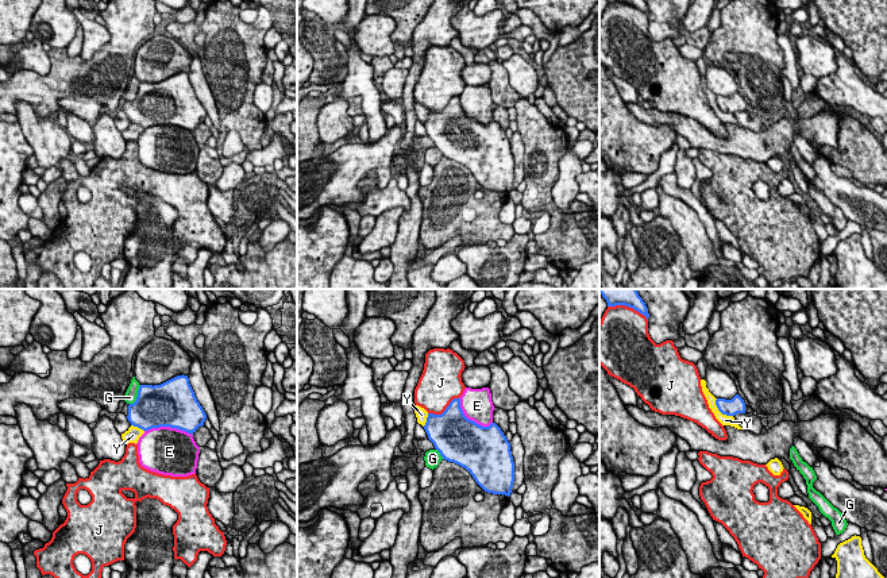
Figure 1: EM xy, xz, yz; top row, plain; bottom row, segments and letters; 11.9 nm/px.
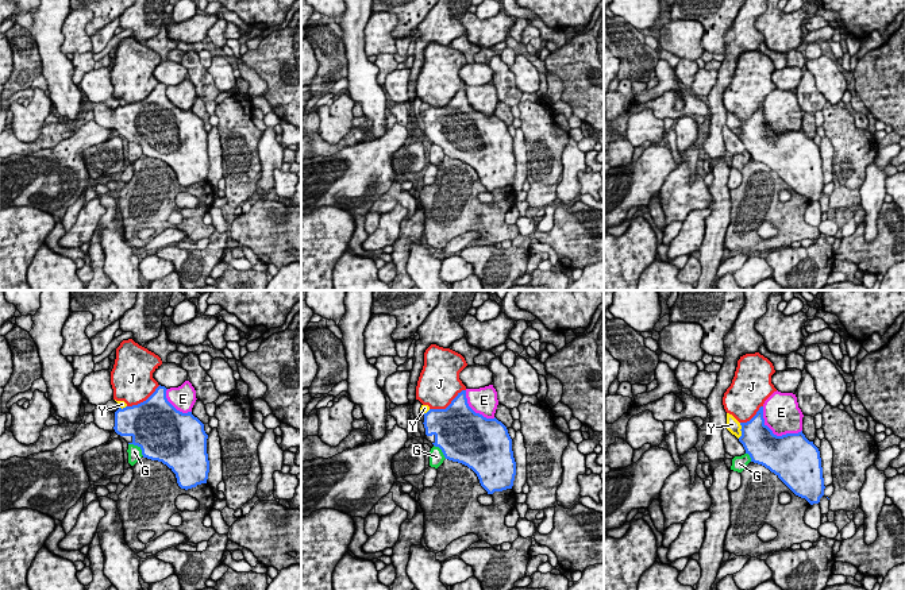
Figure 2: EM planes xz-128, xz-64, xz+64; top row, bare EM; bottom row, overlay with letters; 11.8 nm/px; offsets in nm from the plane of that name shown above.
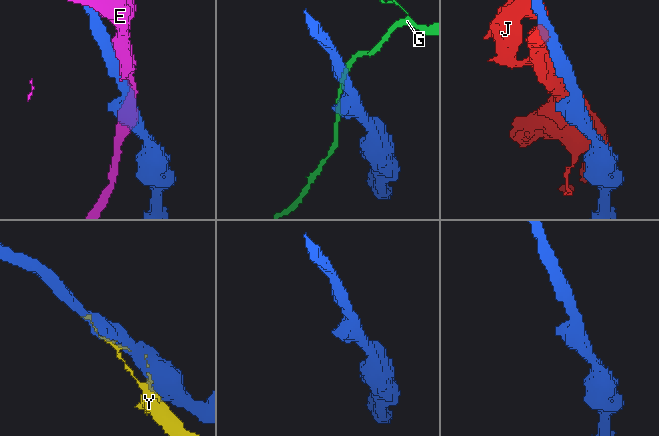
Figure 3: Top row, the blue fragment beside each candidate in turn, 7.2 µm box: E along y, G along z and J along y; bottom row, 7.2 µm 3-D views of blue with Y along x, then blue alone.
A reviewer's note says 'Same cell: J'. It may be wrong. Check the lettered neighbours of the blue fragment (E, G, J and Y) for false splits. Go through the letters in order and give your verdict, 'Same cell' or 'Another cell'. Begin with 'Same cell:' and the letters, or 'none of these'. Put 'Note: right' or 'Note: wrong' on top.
Note: wrong
Same cell: none of these
E: Another cell
G: Another cell
J: Another cell
Y: Another cell

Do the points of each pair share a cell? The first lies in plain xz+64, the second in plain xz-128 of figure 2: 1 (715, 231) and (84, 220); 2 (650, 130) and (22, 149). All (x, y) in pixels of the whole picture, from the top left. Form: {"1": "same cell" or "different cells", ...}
{"1": "different cells", "2": "different cells"}

